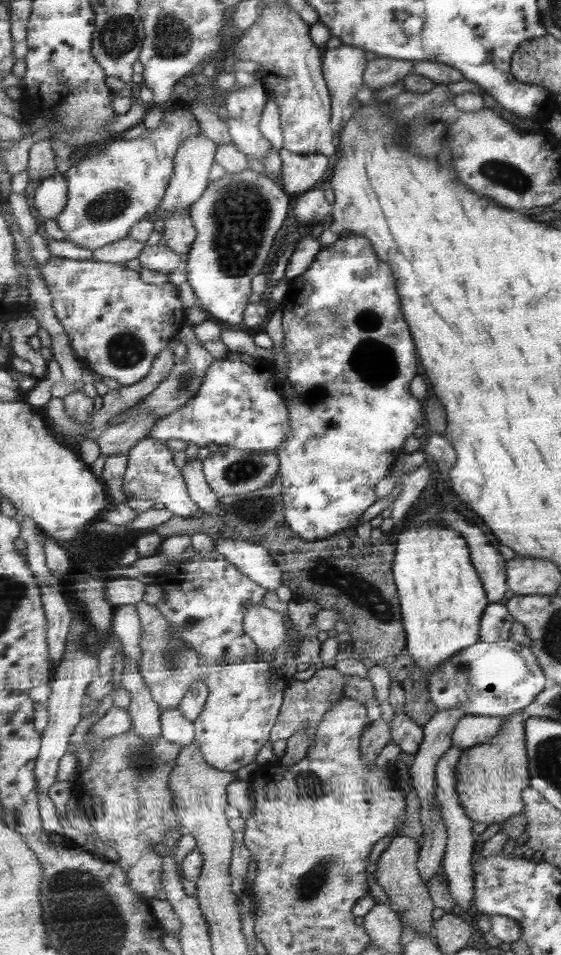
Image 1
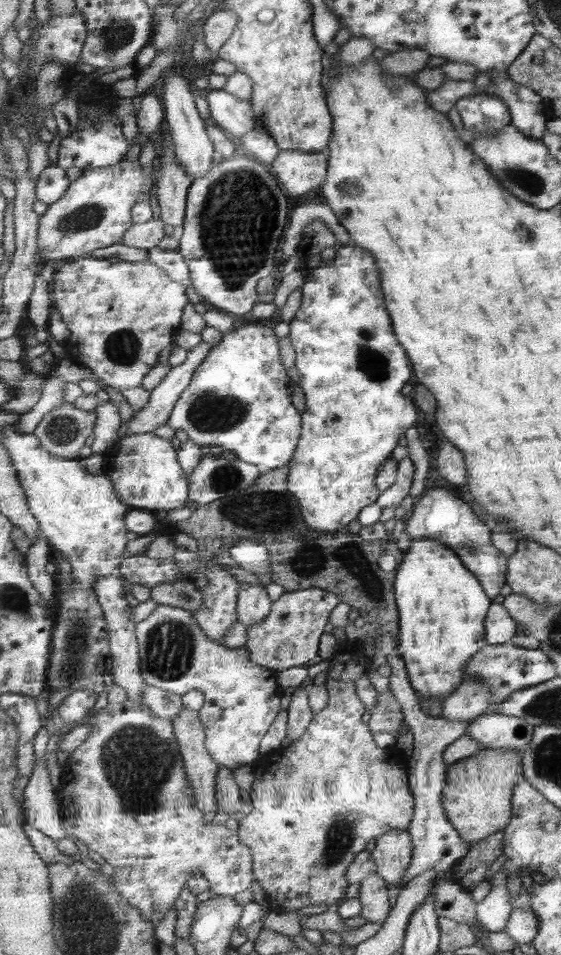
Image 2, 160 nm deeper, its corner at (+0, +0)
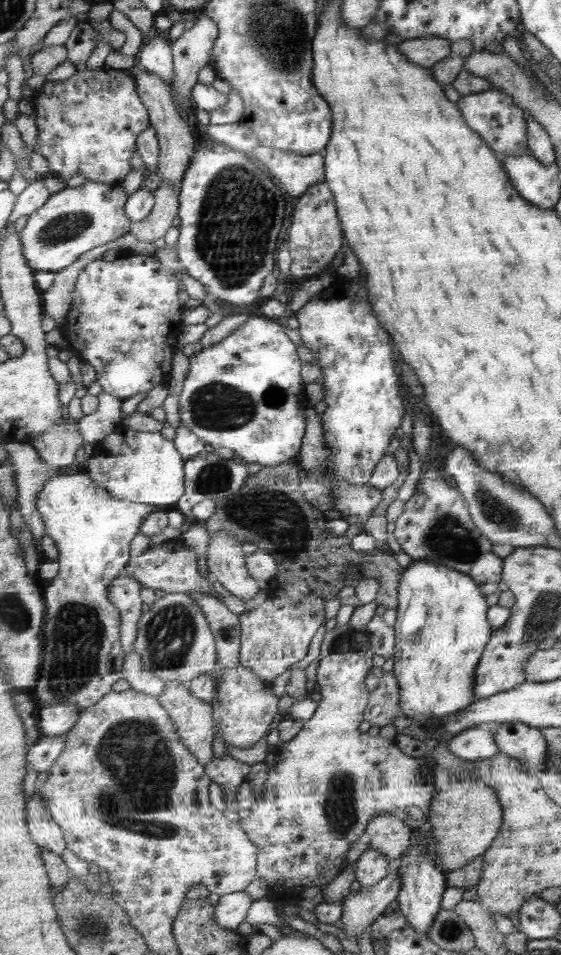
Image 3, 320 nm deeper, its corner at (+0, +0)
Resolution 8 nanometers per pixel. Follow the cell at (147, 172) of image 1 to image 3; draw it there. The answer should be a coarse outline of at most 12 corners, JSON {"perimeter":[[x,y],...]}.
{"perimeter":[[88,180],[36,210],[20,239],[61,272],[130,232],[129,195]]}

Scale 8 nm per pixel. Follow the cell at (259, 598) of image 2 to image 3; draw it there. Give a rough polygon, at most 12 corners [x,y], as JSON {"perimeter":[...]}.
{"perimeter":[[227,532],[210,537],[209,574],[241,601],[260,586],[243,544]]}

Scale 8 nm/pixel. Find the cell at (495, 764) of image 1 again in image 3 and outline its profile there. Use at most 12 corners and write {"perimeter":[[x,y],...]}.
{"perimeter":[[476,779],[439,790],[428,826],[439,868],[484,856],[504,825],[496,790]]}

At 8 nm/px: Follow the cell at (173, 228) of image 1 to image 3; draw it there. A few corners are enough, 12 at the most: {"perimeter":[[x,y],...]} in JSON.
{"perimeter":[[132,68],[157,130],[161,180],[179,188],[198,148],[167,81]]}

